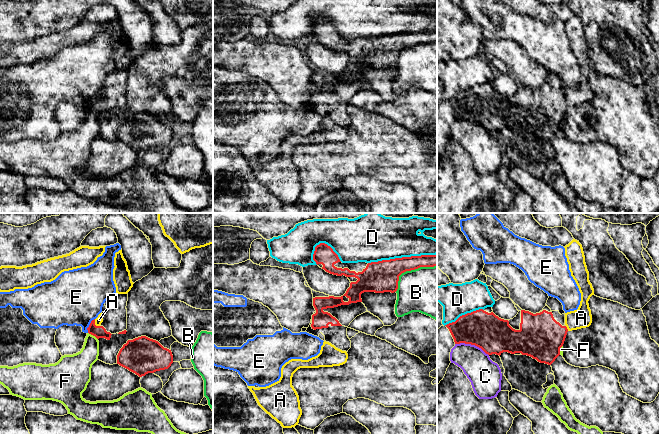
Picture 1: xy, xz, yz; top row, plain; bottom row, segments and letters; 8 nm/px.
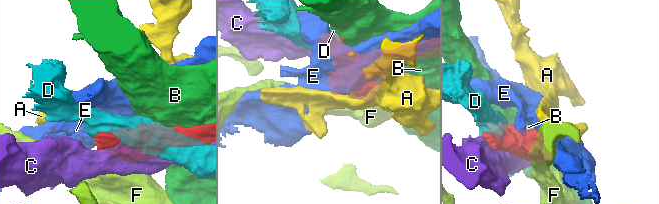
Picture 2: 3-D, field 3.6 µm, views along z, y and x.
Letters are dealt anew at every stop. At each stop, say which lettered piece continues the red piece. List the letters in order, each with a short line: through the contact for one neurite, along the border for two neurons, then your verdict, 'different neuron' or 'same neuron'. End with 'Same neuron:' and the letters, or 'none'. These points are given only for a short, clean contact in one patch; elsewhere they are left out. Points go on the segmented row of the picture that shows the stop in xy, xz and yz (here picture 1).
A: xy (94, 319), (94, 323), (99, 326) | different neuron
B: different neuron
C: different neuron
D: different neuron
E: xy (94, 318), (87, 328), (87, 332) | different neuron
F: xy (88, 332), (97, 339) | different neuron
Same neuron: none

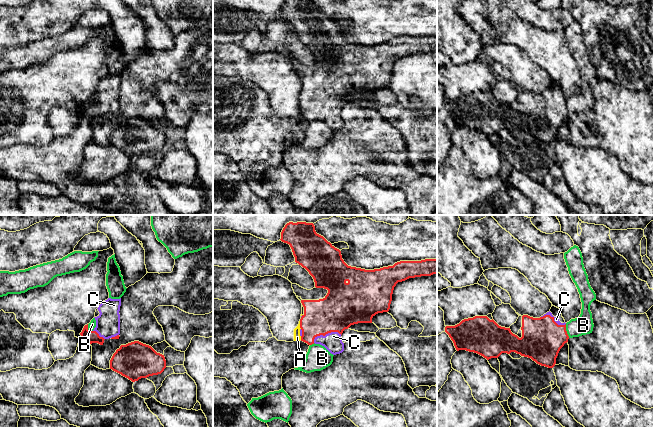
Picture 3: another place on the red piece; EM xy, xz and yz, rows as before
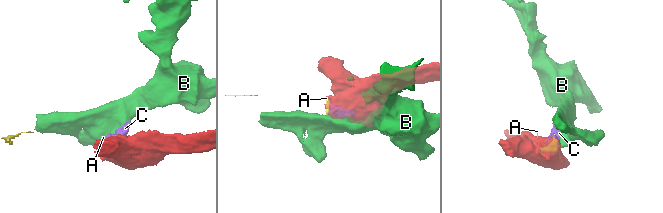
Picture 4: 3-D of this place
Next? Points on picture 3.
A: xz (299, 321), (301, 328) | different neuron
B: yz (565, 324), (565, 330), (569, 337) | different neuron
C: xz (342, 307), (326, 323), (326, 333), (332, 341) | same neuron
Same neuron: C

